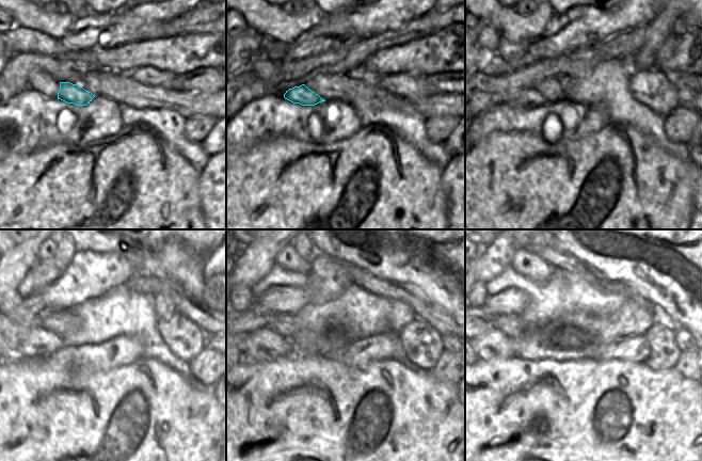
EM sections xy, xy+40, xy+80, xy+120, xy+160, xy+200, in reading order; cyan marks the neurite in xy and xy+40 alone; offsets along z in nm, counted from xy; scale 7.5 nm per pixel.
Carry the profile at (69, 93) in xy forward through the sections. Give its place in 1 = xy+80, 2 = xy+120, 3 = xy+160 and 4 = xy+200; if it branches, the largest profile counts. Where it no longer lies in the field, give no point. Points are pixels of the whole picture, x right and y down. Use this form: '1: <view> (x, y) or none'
1: xy+80 (530, 98)
2: xy+120 (38, 343)
3: xy+160 (262, 345)
4: xy+200 (495, 344)

